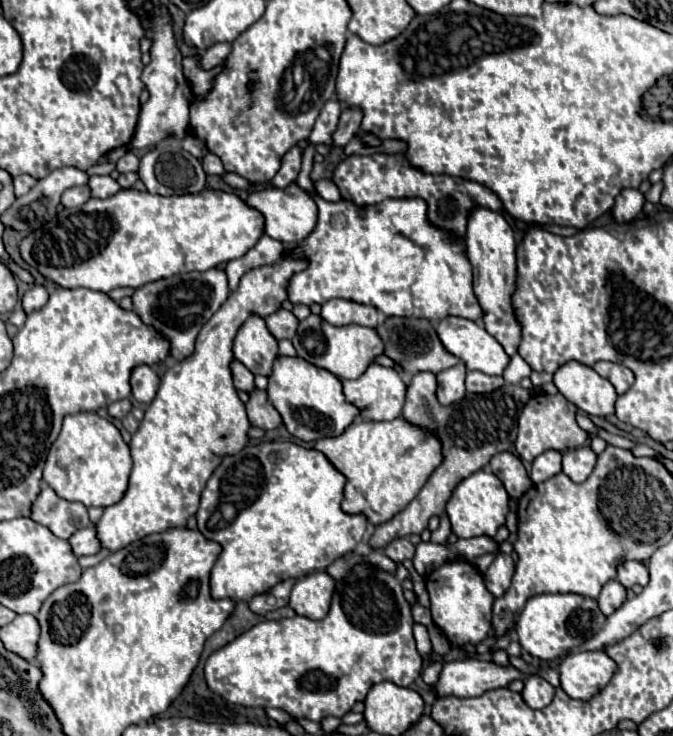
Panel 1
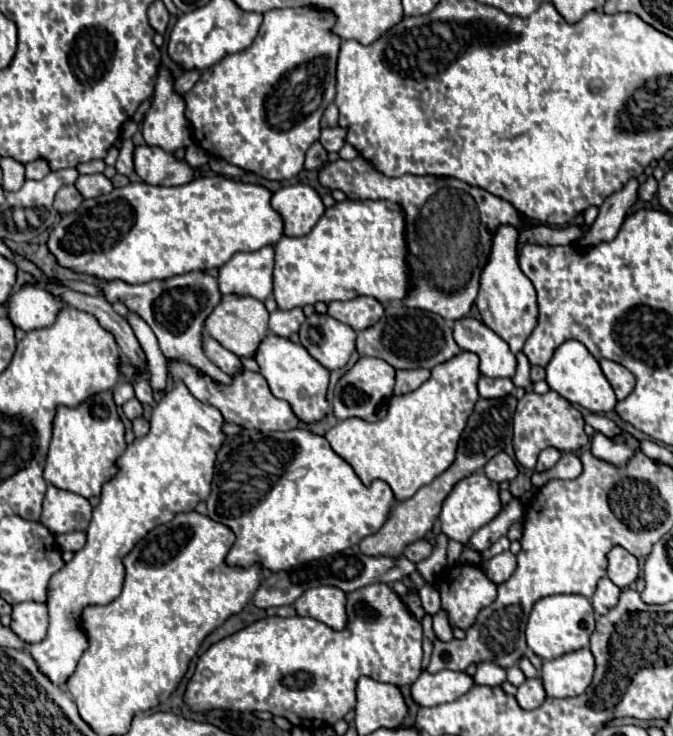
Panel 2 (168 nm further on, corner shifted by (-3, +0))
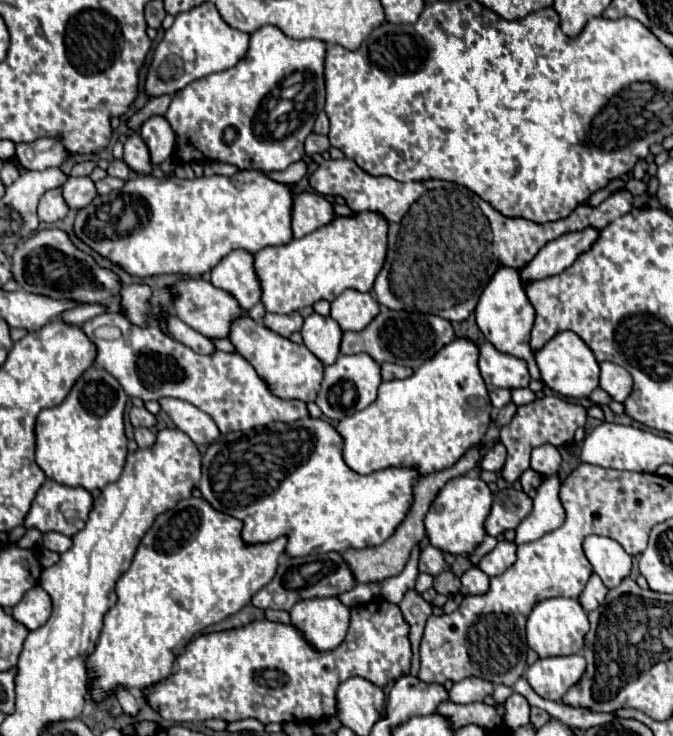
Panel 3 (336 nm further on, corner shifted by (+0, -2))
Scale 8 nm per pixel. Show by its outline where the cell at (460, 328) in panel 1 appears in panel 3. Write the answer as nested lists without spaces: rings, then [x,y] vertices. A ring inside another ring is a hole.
[[[490,343],[480,345],[480,373],[488,387],[528,387],[530,373],[524,359],[496,351]]]

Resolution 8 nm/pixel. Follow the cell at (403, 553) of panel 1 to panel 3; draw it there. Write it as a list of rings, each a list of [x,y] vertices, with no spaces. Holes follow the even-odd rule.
[[[428,545],[422,553],[420,553],[420,571],[428,573],[432,577],[440,575],[442,571],[448,571],[448,563],[444,561],[444,553],[440,549],[434,549],[432,545]]]

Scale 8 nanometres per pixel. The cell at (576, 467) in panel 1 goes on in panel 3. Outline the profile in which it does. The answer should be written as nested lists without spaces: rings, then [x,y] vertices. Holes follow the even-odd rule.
[[[528,469],[528,471],[524,471],[524,473],[522,473],[522,477],[520,477],[520,483],[522,483],[522,489],[528,493],[530,489],[538,489],[538,487],[540,487],[540,483],[542,483],[542,477],[540,477],[538,473],[534,473],[532,469]]]

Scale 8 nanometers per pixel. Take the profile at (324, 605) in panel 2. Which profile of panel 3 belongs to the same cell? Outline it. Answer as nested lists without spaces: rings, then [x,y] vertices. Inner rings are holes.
[[[336,597],[298,601],[292,611],[292,625],[318,651],[332,651],[346,639],[350,609]]]

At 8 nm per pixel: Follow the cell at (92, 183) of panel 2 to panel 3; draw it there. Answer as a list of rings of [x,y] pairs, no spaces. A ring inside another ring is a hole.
[[[70,177],[62,185],[62,197],[70,209],[82,209],[90,205],[90,201],[96,197],[96,187],[90,177]]]

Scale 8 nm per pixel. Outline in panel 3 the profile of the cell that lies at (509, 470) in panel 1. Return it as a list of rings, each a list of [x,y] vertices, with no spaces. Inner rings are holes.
[[[496,443],[486,451],[486,455],[480,461],[480,467],[498,473],[504,467],[504,461],[506,461],[506,447],[502,443]]]

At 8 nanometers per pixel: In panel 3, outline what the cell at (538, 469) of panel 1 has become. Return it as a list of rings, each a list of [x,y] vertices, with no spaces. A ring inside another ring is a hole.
[[[540,445],[532,449],[532,461],[530,461],[530,469],[534,469],[536,473],[550,477],[556,475],[558,467],[560,467],[560,451],[554,445]]]

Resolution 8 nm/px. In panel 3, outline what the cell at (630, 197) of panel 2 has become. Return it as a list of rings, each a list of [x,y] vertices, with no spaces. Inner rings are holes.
[[[588,227],[584,231],[566,233],[550,241],[550,245],[544,245],[534,255],[534,261],[530,261],[530,265],[524,265],[522,269],[518,269],[522,283],[540,281],[542,277],[558,275],[562,269],[570,267],[580,253],[588,251],[590,245],[596,241],[596,237],[598,237],[598,229]]]

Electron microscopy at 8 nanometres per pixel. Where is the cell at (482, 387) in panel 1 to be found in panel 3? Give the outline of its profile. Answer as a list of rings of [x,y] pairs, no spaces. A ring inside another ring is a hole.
[[[490,389],[490,399],[492,399],[492,405],[496,409],[508,405],[512,399],[510,399],[510,391],[508,389]]]

